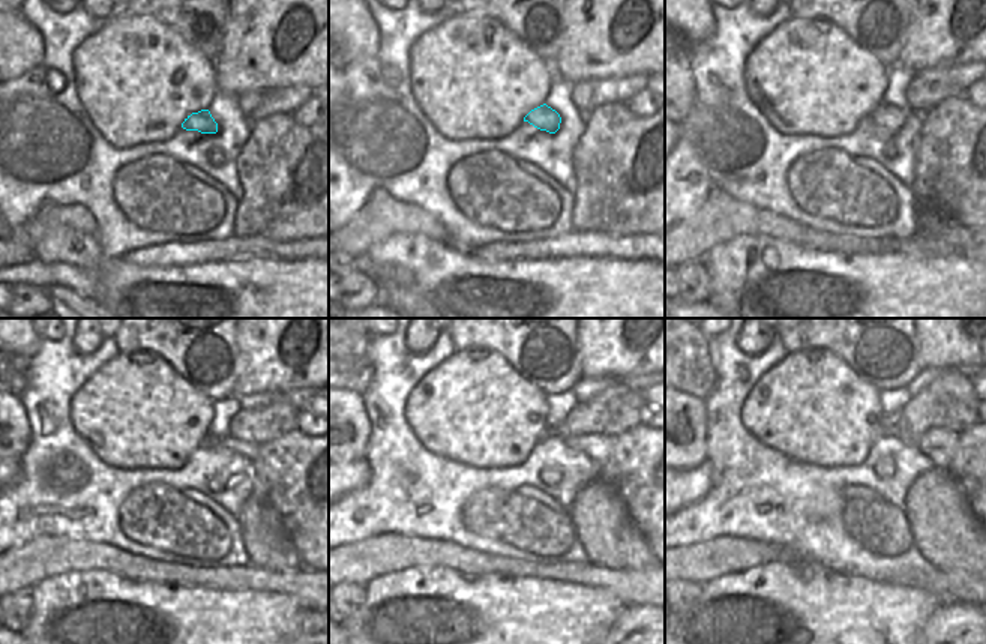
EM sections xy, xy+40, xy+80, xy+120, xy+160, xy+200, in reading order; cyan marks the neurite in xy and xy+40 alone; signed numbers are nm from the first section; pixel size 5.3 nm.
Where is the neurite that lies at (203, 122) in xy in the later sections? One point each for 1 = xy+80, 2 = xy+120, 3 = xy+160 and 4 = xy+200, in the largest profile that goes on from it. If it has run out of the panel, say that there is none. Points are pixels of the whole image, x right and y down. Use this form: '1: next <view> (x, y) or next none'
1: next xy+80 (887, 116)
2: next xy+120 (248, 449)
3: next xy+160 (598, 446)
4: next xy+200 (938, 443)

